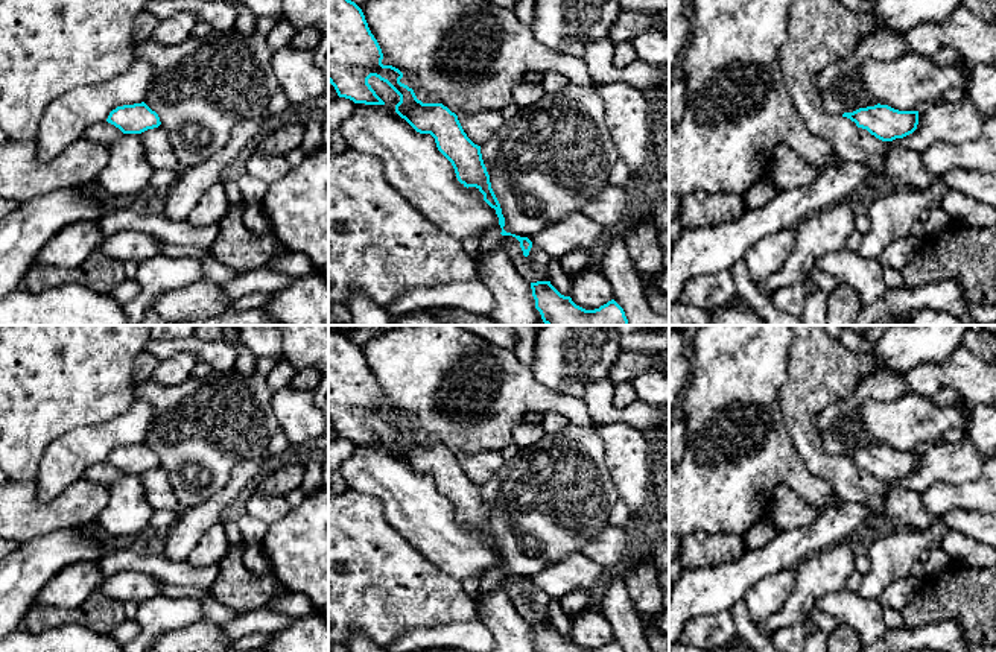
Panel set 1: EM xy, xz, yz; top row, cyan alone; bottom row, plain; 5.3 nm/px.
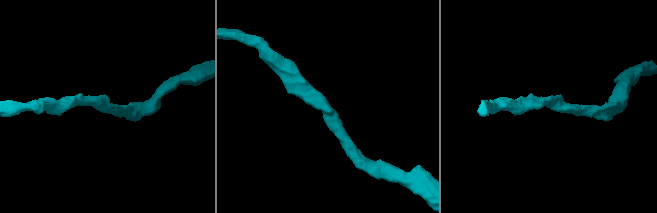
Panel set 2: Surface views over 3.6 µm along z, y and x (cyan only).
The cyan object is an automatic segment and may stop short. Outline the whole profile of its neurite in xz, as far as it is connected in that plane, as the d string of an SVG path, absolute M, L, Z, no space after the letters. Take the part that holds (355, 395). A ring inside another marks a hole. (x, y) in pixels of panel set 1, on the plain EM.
M328 330L328 423L338 436L354 444L385 445L368 419L376 416L386 423L400 436L395 453L417 473L435 479L438 491L452 503L458 521L484 535L484 541L496 550L500 574L515 578L528 597L532 582L503 570L505 558L491 529L481 486L467 477L455 453L442 444L418 441L414 430L400 423L403 413L392 406L383 406L382 400L382 389L362 350L342 333Z

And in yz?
M874 445L859 448L853 453L844 453L858 468L867 470L882 482L893 482L912 474L918 465L918 451L899 451L888 445Z

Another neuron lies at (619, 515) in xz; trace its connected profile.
M619 500L610 512L610 524L616 527L625 527L625 524L630 521L630 517L631 514L626 505Z

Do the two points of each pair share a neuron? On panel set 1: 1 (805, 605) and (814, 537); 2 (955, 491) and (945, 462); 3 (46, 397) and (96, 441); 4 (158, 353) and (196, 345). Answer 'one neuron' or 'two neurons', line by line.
1: two neurons
2: two neurons
3: two neurons
4: one neuron

